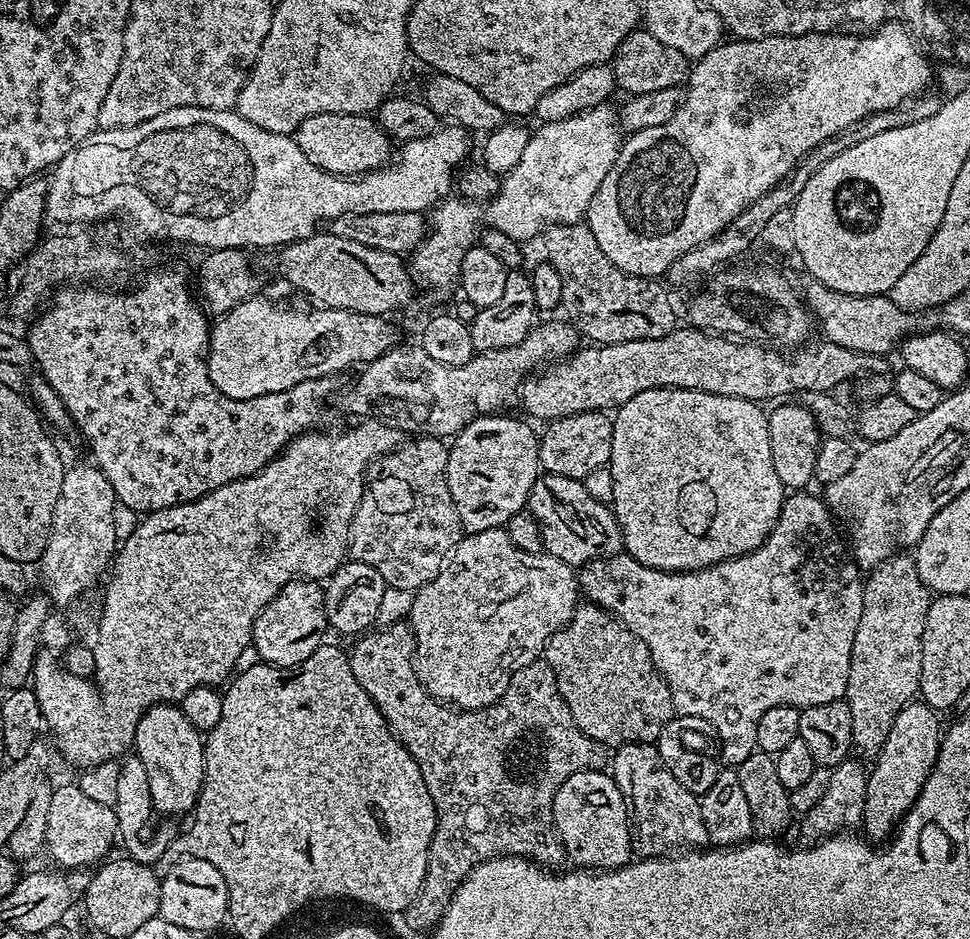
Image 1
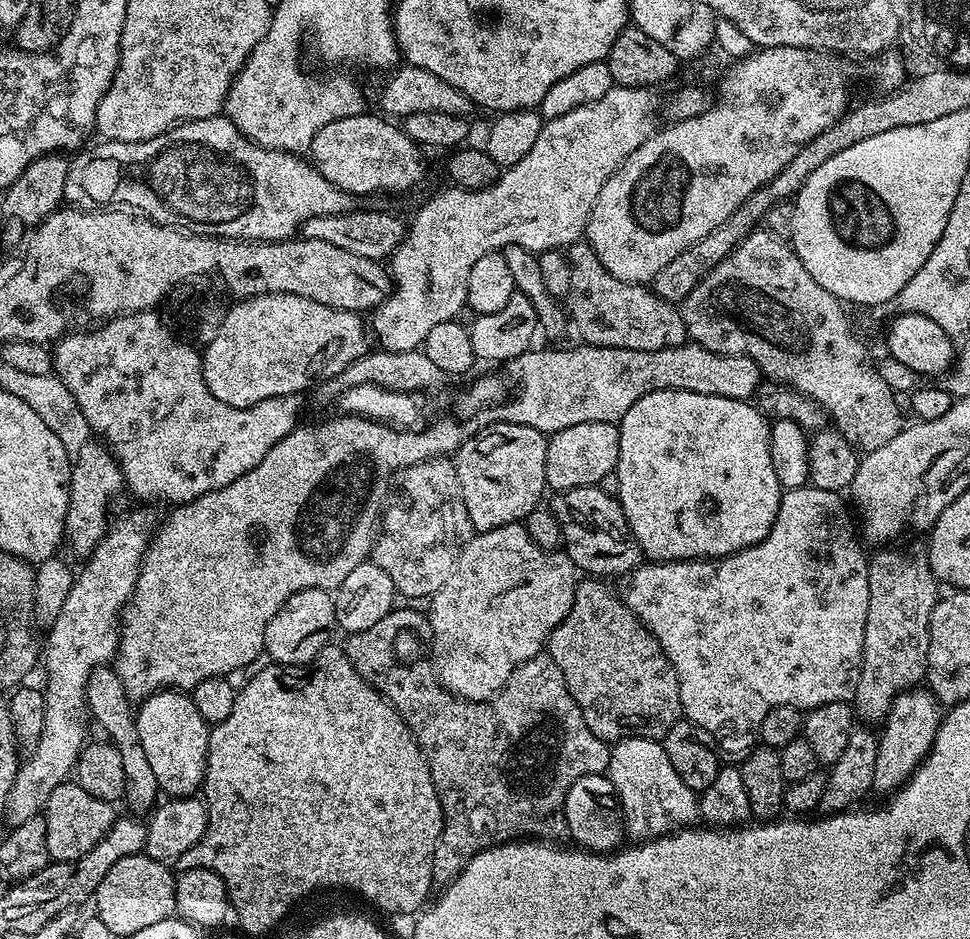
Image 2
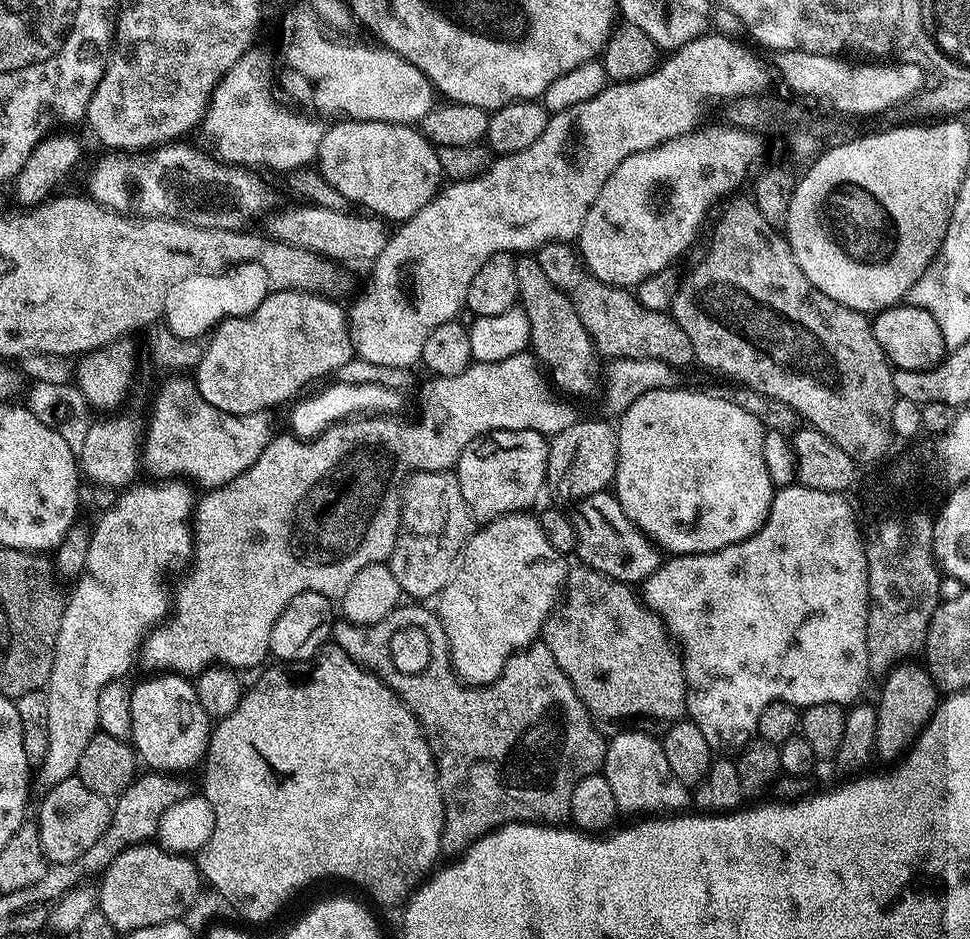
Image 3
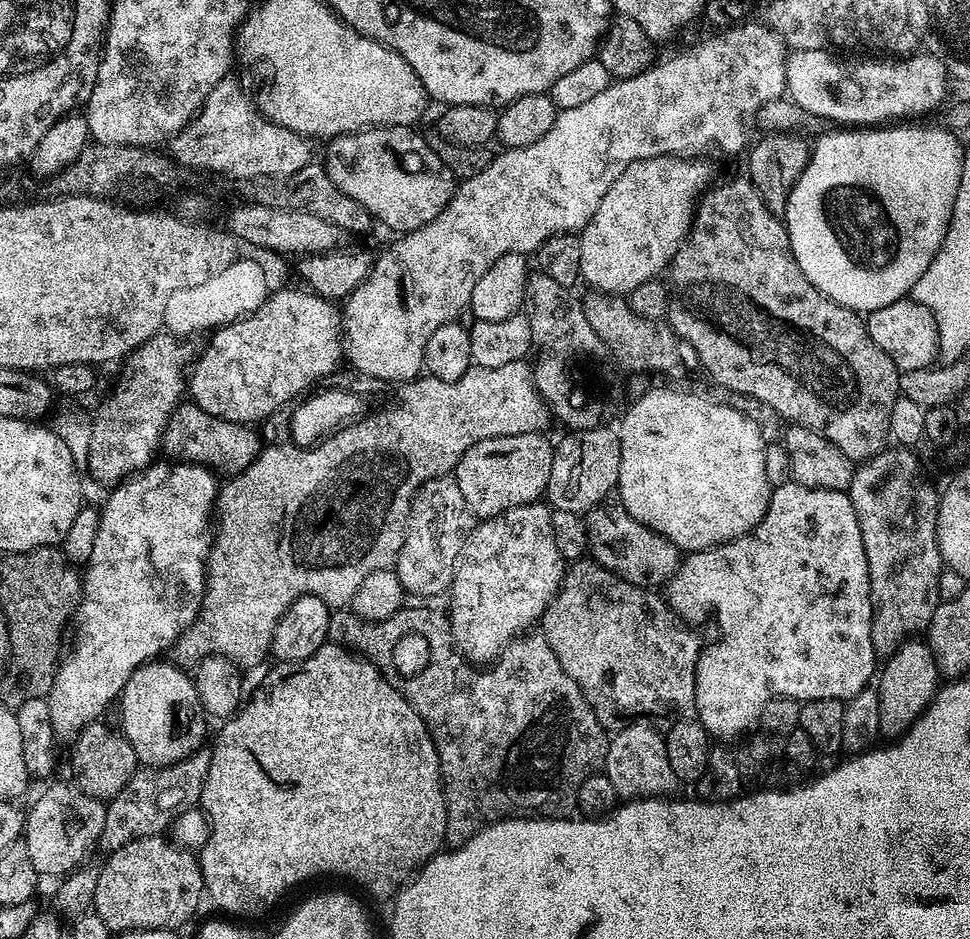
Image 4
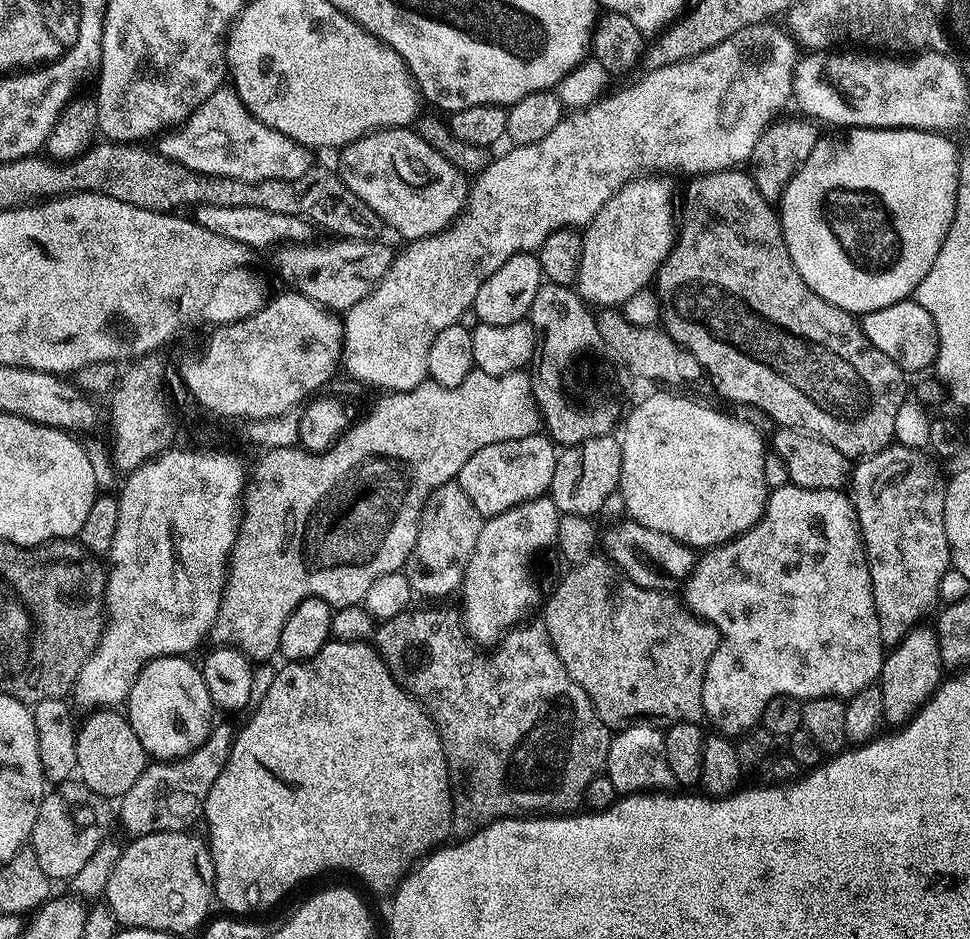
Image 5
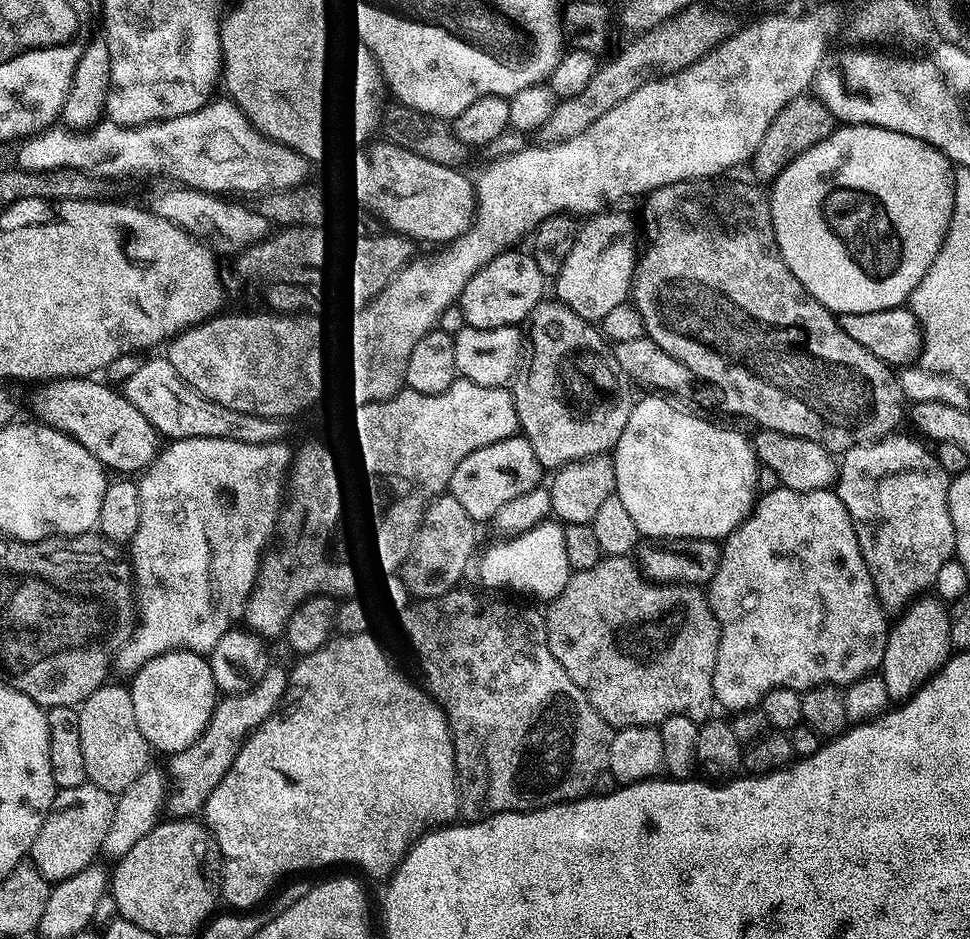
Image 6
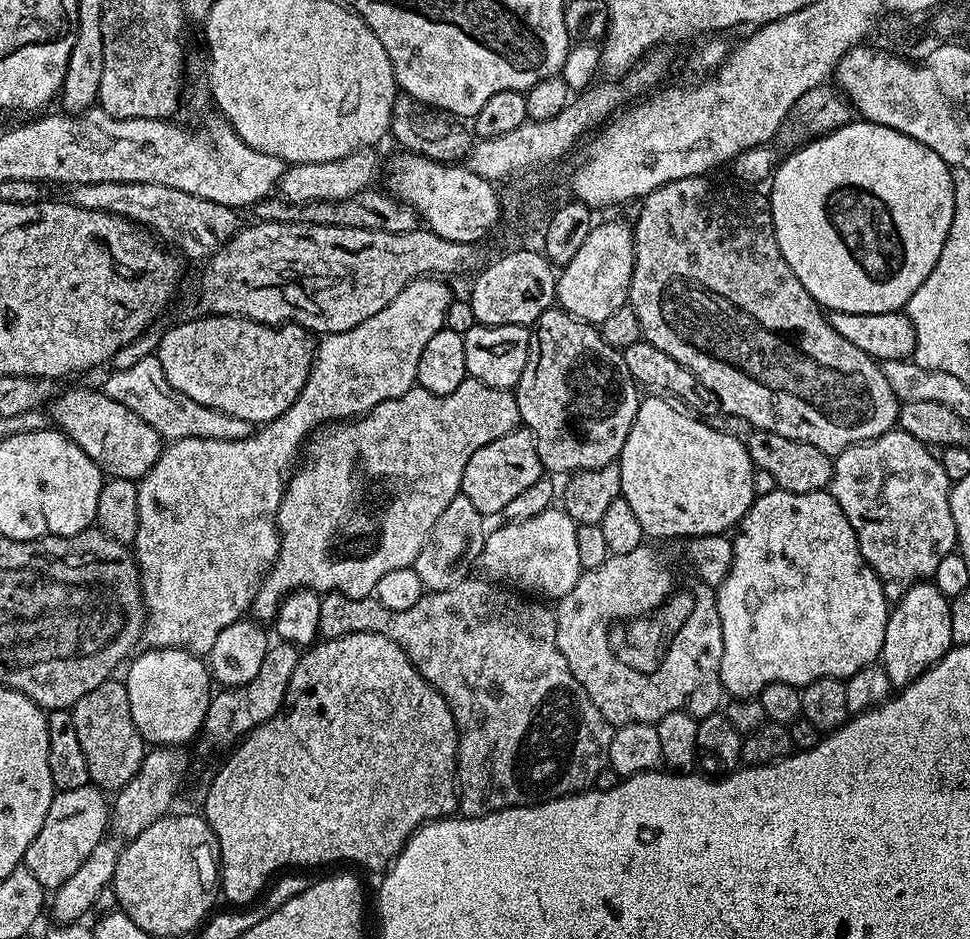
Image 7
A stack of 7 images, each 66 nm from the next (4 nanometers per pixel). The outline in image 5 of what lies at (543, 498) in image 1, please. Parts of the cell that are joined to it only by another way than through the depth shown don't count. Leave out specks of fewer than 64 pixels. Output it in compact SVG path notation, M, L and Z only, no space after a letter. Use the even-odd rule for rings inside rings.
M625 519L625 524L616 524L613 528L603 529L602 552L625 576L643 588L657 590L671 589L672 580L683 582L694 570L698 556L686 544L680 544L670 534L644 528L635 520Z

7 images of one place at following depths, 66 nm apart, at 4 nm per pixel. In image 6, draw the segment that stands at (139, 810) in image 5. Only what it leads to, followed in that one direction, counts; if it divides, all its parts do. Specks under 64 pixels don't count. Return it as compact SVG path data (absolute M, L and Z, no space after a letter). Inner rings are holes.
M269 666L262 674L262 678L257 680L250 690L240 692L237 696L225 695L217 699L216 708L208 723L210 735L198 737L186 750L171 753L167 757L164 810L165 813L168 812L166 814L169 817L192 818L203 809L214 787L218 786L218 782L222 782L234 758L238 758L238 750L242 750L250 733L280 704L288 685L288 673L287 667Z

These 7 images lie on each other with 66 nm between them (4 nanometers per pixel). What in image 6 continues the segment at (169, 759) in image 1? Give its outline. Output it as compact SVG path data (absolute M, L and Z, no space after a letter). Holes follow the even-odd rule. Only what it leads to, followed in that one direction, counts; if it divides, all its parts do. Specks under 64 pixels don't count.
M167 652L147 660L131 677L130 691L134 718L149 749L163 754L181 752L208 732L208 723L216 708L218 689L210 674L208 661L199 652Z

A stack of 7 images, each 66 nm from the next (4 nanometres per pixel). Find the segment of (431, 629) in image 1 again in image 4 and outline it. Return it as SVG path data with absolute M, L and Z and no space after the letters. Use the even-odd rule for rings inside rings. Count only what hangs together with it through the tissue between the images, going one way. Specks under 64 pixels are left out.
M544 502L511 508L497 516L481 519L464 540L458 563L461 570L455 571L452 579L452 598L448 604L446 620L450 625L456 651L473 665L487 665L499 657L513 640L527 633L531 629L528 627L539 621L560 590L560 583L564 581L566 562L560 557L558 546L554 546L549 511L549 505Z

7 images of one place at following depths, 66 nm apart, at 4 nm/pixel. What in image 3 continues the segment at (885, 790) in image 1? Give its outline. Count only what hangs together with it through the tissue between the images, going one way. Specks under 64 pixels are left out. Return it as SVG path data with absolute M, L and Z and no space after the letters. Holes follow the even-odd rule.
M916 662L897 664L891 672L883 677L884 685L880 688L880 700L876 704L876 750L875 755L884 760L896 762L907 753L908 749L920 739L920 732L930 722L932 715L936 713L938 703L938 689L932 681L927 667L916 665Z

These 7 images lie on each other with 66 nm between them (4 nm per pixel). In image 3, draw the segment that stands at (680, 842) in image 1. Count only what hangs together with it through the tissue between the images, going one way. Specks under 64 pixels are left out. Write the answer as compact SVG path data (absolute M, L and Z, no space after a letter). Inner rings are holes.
M620 730L615 733L613 740L607 741L604 749L604 767L602 775L610 782L610 790L614 790L614 802L621 813L644 812L640 814L676 814L690 804L689 785L682 783L674 772L663 752L661 741L655 735L635 730Z

